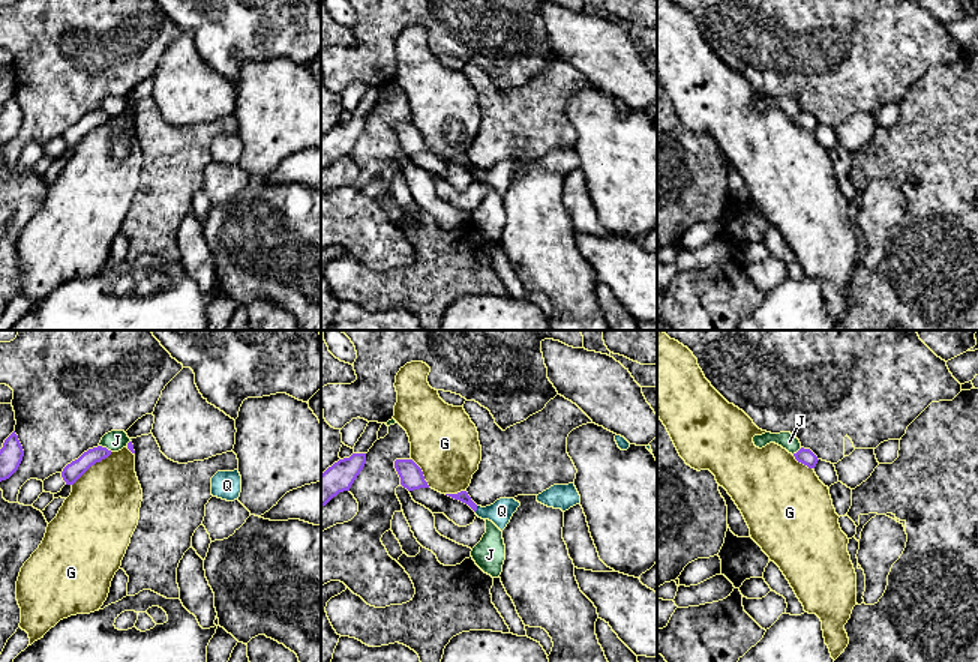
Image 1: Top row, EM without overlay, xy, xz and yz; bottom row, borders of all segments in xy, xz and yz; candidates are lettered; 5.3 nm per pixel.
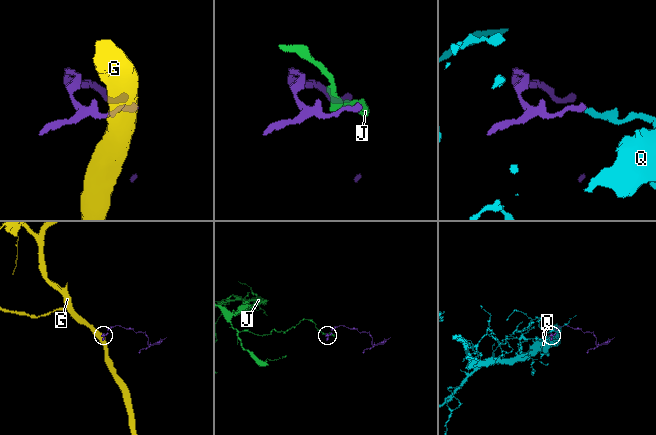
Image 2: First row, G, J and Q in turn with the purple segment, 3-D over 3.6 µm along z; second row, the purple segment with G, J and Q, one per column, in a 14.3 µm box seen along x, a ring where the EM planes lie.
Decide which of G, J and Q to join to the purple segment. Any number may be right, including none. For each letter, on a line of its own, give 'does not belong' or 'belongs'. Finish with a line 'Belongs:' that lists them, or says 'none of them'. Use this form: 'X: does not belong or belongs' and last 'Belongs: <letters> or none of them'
G: does not belong
J: does not belong
Q: belongs
Belongs: Q

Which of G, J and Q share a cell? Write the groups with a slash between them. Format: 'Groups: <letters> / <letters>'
Groups: G / J / Q

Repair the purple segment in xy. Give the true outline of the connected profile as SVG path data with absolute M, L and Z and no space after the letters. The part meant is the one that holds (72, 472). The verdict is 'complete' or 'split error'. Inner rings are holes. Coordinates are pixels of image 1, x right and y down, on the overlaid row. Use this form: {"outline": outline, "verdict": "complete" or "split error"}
{"outline": "M102 446L88 449L78 459L72 461L63 468L62 471L63 480L66 482L66 485L74 485L92 465L100 462L110 455L111 450Z", "verdict": "complete"}

